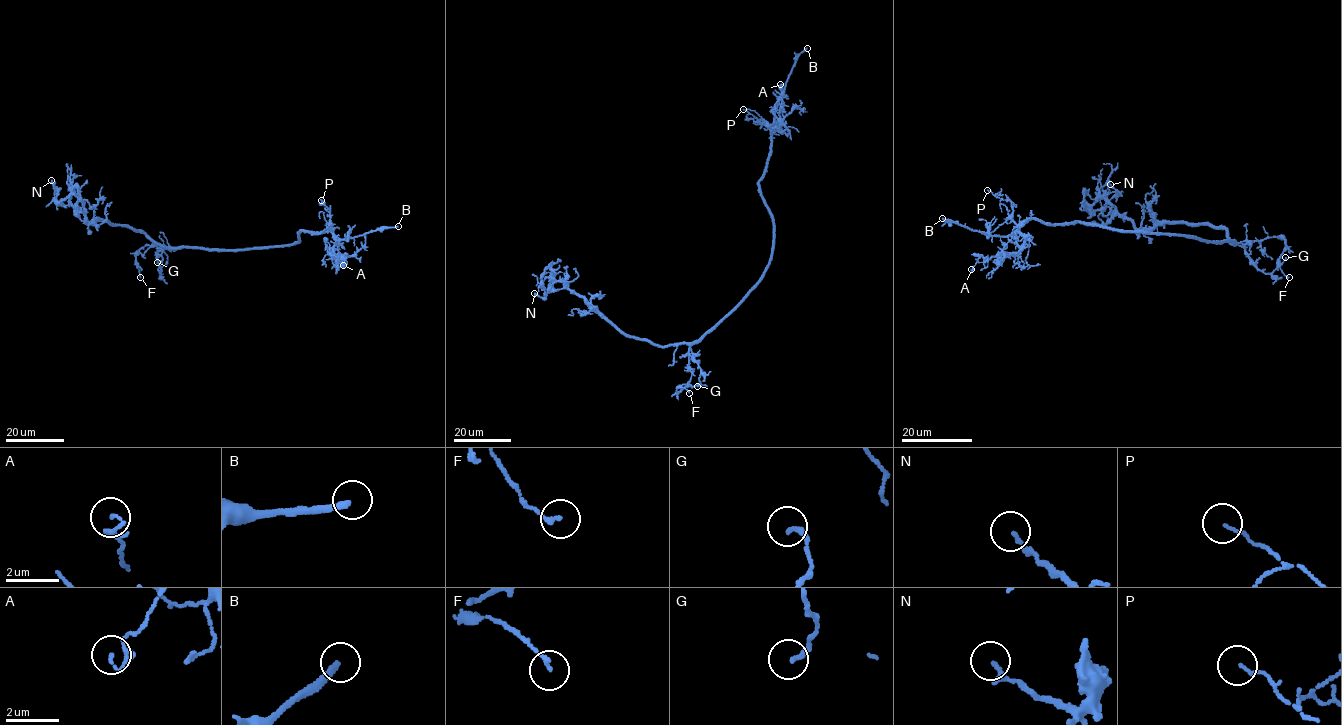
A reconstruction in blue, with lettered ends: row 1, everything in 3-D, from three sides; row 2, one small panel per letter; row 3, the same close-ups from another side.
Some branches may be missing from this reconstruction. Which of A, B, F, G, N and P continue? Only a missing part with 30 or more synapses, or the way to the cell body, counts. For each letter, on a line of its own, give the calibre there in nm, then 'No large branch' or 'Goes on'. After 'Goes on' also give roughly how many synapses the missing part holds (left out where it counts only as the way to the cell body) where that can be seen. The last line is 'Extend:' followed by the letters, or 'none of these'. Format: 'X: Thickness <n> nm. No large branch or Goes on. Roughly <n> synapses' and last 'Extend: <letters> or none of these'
A: Thickness 120 nm. No large branch
B: Thickness 240 nm. Goes on
F: Thickness 150 nm. No large branch
G: Thickness 190 nm. No large branch
N: Thickness 160 nm. No large branch
P: Thickness 120 nm. No large branch
Extend: B

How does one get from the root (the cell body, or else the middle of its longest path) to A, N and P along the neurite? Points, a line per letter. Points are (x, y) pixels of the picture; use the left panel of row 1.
A: (229, 249), (285, 246), (300, 242), (301, 231), (331, 227), (337, 241), (331, 255), (345, 255), (343, 265)
N: (229, 249), (162, 247), (129, 227), (95, 220), (87, 222), (73, 192), (54, 201), (58, 192), (51, 180)
P: (229, 249), (285, 246), (300, 242), (301, 231), (320, 232), (331, 227), (332, 231), (330, 210), (321, 200)

